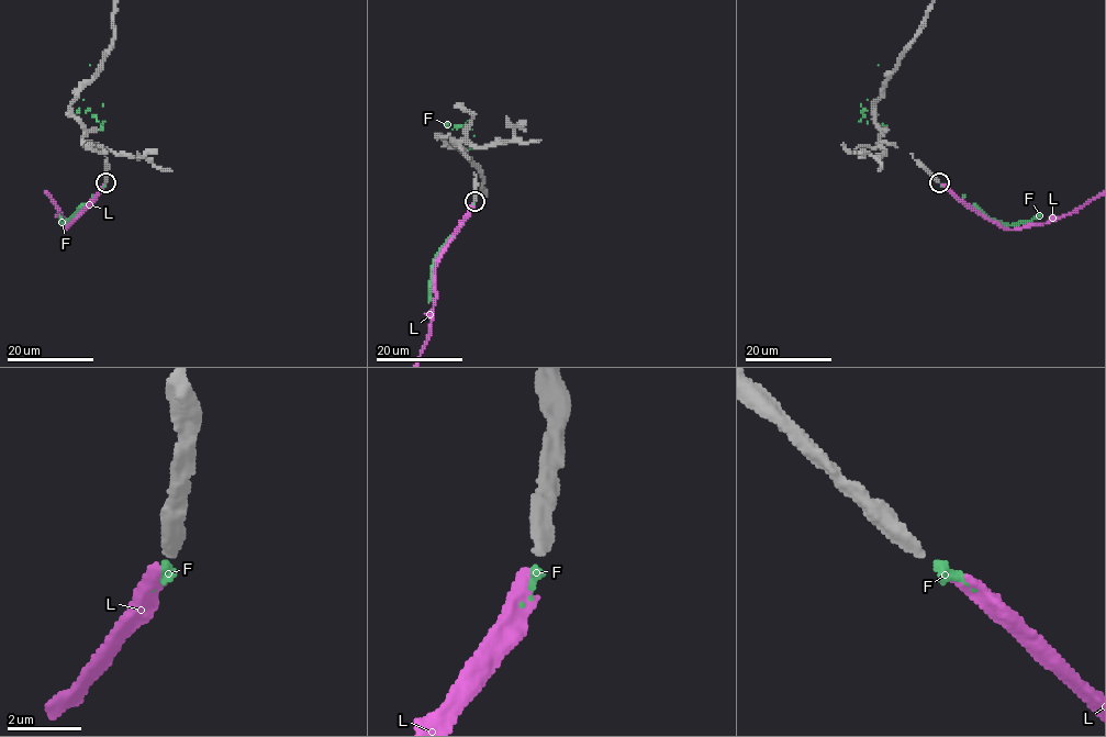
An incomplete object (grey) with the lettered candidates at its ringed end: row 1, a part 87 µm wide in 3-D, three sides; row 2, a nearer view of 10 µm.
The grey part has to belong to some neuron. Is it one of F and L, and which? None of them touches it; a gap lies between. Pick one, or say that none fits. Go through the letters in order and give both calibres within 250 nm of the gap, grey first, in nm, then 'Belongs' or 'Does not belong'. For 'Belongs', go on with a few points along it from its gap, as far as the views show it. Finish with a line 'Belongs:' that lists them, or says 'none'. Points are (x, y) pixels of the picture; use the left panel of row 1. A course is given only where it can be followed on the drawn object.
F: Thickness 360 nm (grey) against 200 nm. Does not belong
L: Thickness 360 nm (grey) against 280 nm. Belongs
Belongs: L

